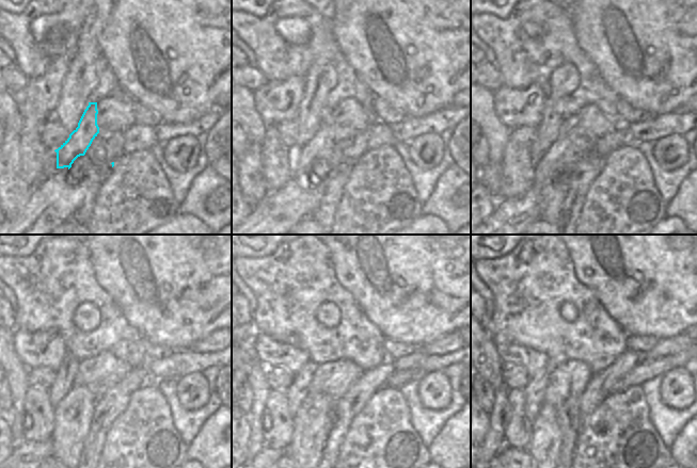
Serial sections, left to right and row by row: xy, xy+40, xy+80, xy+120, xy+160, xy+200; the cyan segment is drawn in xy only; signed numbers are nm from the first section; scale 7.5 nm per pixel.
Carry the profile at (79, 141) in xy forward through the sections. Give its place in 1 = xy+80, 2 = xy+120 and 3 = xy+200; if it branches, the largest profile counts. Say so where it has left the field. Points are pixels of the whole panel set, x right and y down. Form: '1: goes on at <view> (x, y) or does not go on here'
1: goes on at xy+80 (552, 173)
2: goes on at xy+120 (74, 414)
3: goes on at xy+200 (545, 439)

